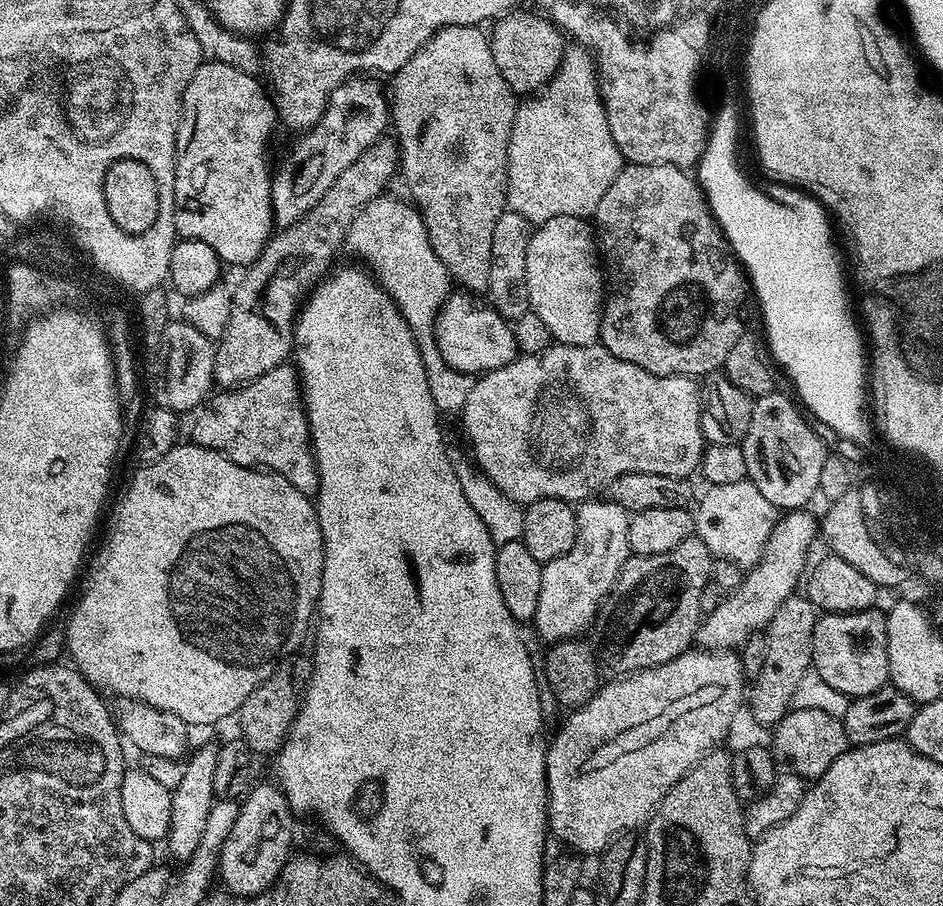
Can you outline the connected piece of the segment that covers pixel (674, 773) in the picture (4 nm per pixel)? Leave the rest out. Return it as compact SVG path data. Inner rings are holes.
M689 650L682 653L665 664L659 664L653 668L647 668L641 672L634 672L630 676L622 676L613 679L596 689L594 698L586 702L581 708L567 713L568 721L556 732L556 737L551 737L546 748L546 782L548 783L548 826L553 837L557 836L564 844L569 844L576 852L603 853L610 847L613 840L623 836L625 832L631 832L647 825L648 820L656 811L660 800L670 791L679 780L697 762L710 751L717 747L716 744L728 732L736 711L742 708L742 701L746 696L746 679L743 674L741 657L735 651L710 652L707 650Z

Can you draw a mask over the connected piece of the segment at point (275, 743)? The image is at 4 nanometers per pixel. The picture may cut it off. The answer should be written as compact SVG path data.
M297 654L287 656L285 660L280 661L280 666L273 670L270 678L266 678L266 682L254 689L250 698L246 698L246 702L242 702L238 713L241 732L239 735L253 754L260 755L261 752L262 755L271 757L279 751L292 729L311 677L312 662L309 657Z

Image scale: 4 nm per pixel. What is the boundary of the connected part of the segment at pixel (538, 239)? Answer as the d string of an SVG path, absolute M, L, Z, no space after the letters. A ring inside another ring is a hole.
M550 218L533 231L530 246L526 246L526 290L529 309L542 318L555 343L586 346L599 341L606 276L598 255L598 240L587 219Z

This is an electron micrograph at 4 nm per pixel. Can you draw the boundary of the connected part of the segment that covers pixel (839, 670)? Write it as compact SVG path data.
M873 606L861 612L830 612L821 615L814 626L812 668L834 690L842 690L849 698L874 694L889 683L888 655L886 654L886 615Z

